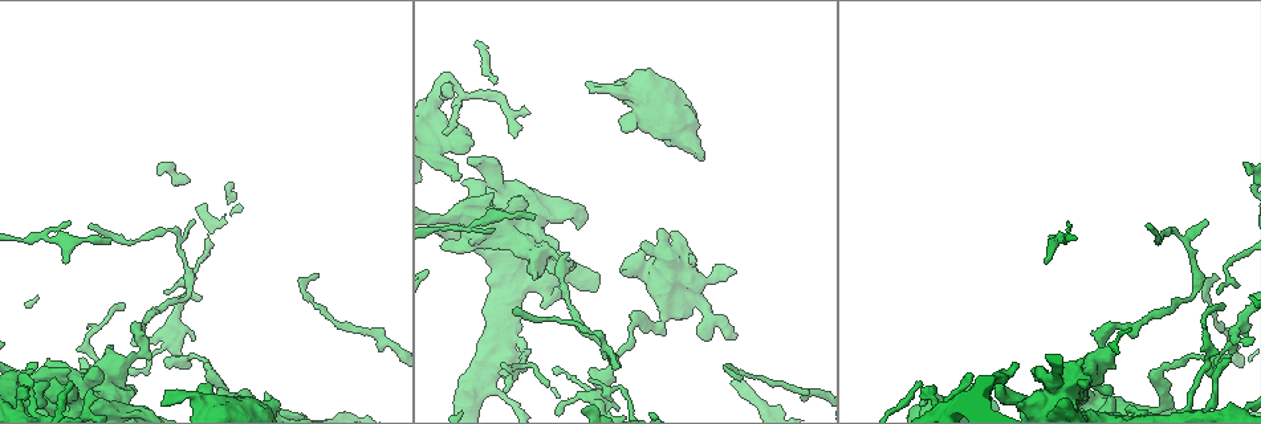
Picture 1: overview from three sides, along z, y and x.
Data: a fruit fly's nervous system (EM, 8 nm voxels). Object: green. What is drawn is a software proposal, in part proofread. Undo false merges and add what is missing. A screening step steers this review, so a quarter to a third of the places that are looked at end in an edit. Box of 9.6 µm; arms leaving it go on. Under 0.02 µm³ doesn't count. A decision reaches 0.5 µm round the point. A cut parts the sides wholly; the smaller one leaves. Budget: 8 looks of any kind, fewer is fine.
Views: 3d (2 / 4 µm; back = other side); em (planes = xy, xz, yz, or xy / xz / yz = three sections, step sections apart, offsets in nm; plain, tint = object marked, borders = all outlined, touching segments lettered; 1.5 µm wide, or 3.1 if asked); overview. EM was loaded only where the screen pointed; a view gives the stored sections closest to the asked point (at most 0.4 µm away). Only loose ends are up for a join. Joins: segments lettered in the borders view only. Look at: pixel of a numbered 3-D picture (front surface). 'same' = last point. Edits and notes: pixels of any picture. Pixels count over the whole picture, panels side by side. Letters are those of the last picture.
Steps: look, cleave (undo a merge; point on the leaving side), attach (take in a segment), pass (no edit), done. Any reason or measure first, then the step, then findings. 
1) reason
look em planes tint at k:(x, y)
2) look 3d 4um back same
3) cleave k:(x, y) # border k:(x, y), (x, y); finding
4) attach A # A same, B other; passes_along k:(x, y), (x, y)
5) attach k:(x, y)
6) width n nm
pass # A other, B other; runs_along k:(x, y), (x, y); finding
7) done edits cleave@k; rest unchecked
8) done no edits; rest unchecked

an open end
look em xz step 8 borders at 1:(112, 239)

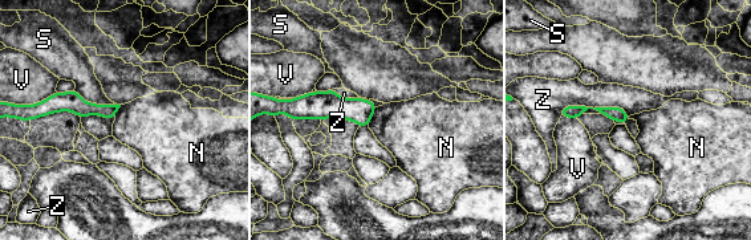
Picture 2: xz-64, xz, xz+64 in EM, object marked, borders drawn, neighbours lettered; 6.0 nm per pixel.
look em planes borders same

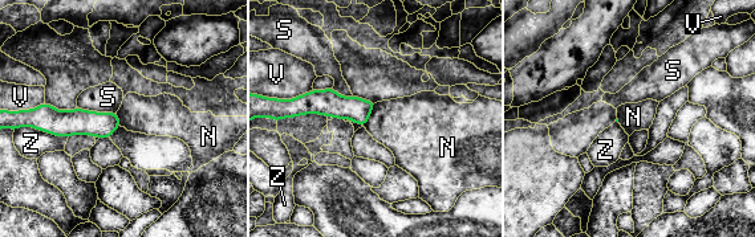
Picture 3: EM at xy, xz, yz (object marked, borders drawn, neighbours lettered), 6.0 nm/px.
pass # N other, S other, V other, Z other; runs_along 3:(41, 110), (55, 122), (116, 123); none of them fits

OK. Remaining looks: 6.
thin end
look 3d 4um at 1:(1223, 309)

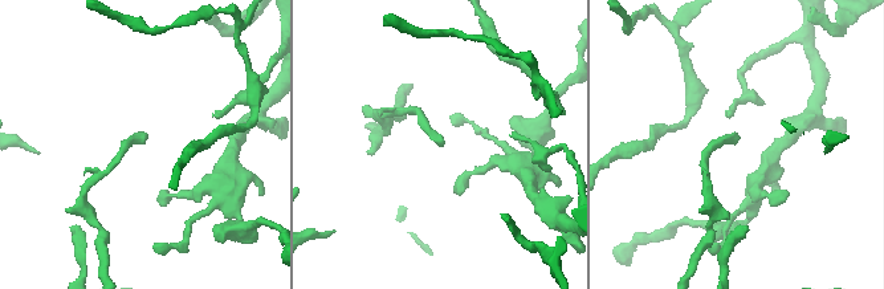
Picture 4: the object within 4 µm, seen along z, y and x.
look em xy step 8 tint at 4:(145, 137)

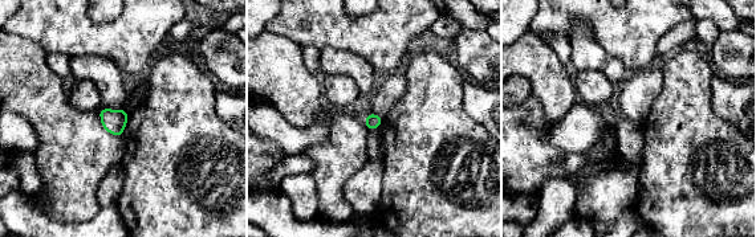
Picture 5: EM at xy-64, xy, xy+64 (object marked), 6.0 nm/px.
look em planes borders same

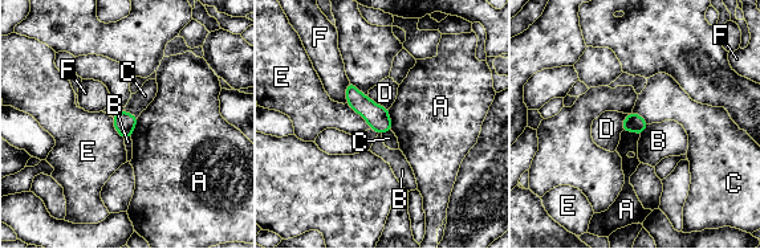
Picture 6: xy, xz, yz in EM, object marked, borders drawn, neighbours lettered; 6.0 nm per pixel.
width 110 nm
pass # A other, B other, C other, D other, E other, F other; border 6:(387, 109), (391, 129); no lettered segment goes on from it

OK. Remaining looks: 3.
narrows sharply
look em xz step 8 tint at 1:(16, 240)

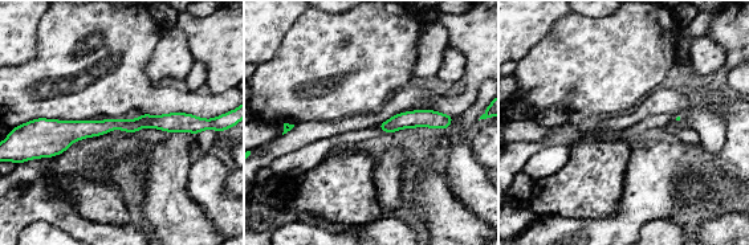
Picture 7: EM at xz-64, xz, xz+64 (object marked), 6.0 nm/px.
see the neighbours
look em xz step 8 borders same

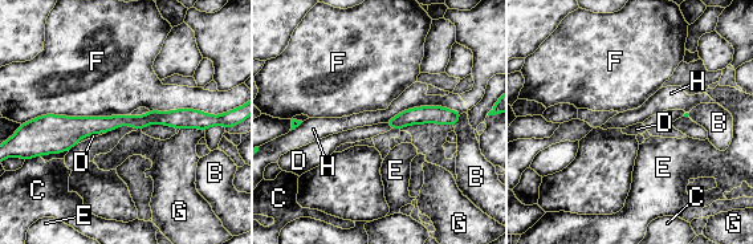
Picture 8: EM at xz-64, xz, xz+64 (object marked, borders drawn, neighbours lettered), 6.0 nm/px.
longest_contact F 600 nm
pass # B other, C other, D other, E other, F other, G other, H other; runs_along 8:(45, 120), (194, 118), (204, 125); all the same neuron

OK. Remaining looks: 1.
done no edits; rest unchecked

